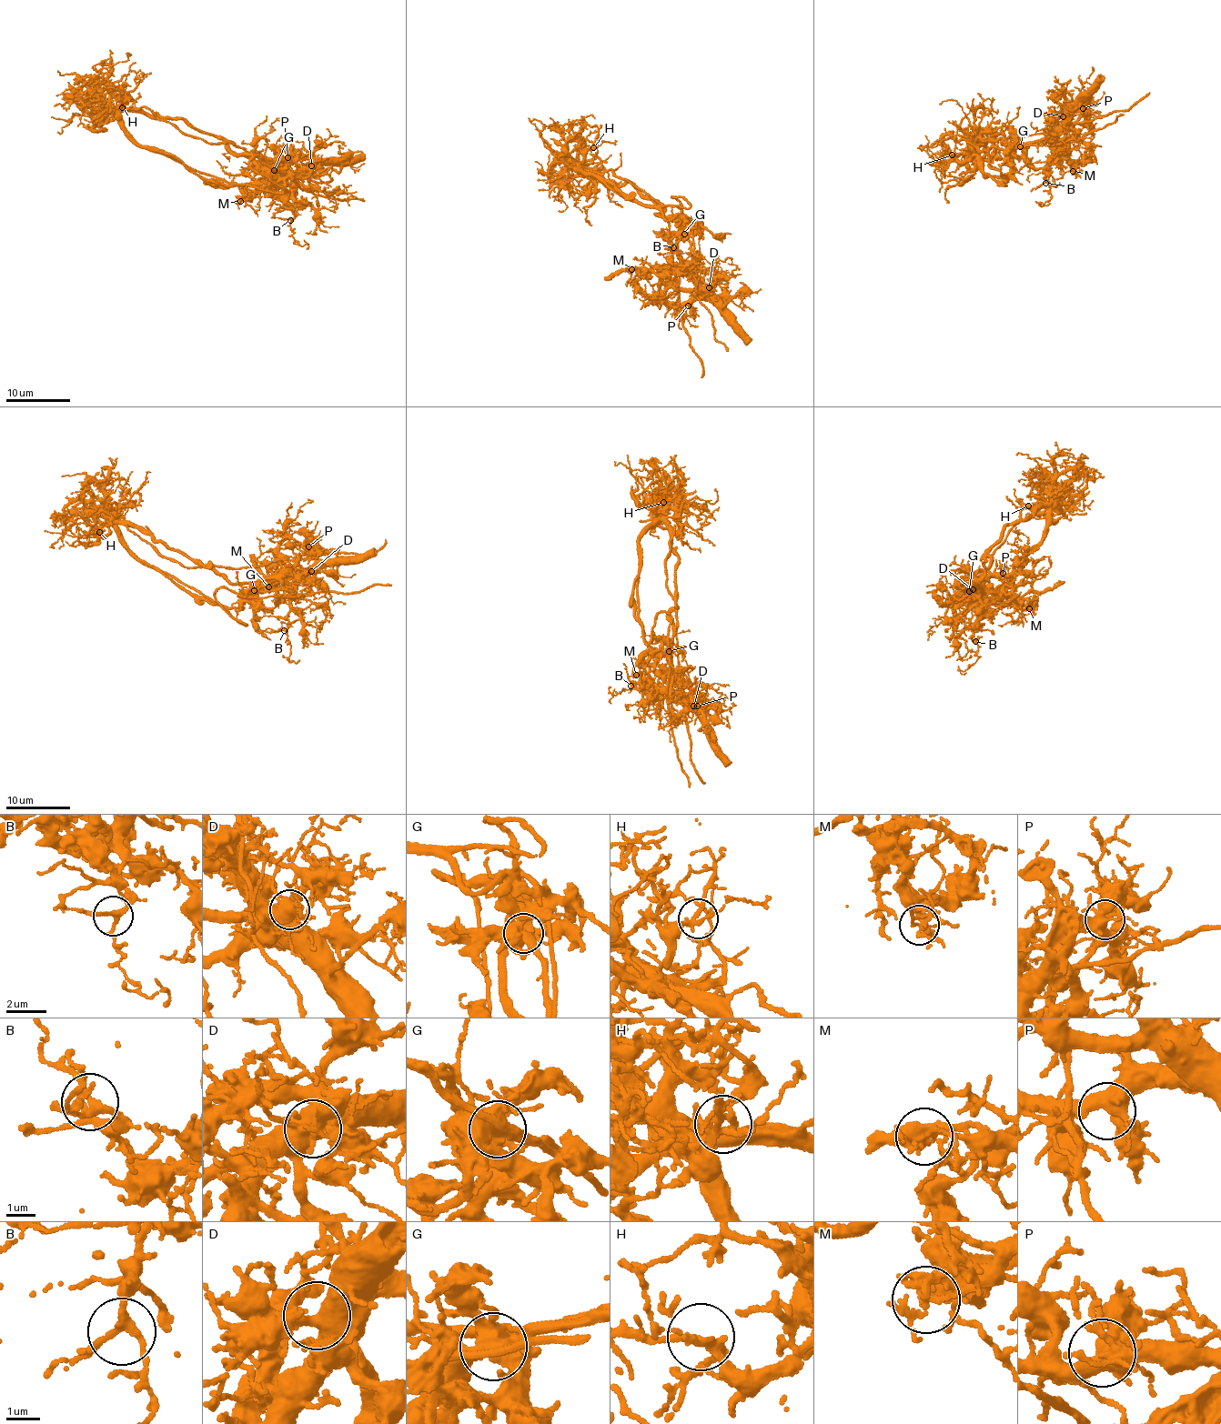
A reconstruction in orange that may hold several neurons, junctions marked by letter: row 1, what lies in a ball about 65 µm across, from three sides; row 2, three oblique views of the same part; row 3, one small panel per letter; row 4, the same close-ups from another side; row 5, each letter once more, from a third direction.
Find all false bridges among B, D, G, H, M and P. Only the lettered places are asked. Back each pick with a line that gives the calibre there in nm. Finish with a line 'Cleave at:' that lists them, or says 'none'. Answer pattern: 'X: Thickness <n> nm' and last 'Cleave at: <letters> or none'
G: Thickness 600 nm
M: Thickness 150 nm
Cleave at: G, M

